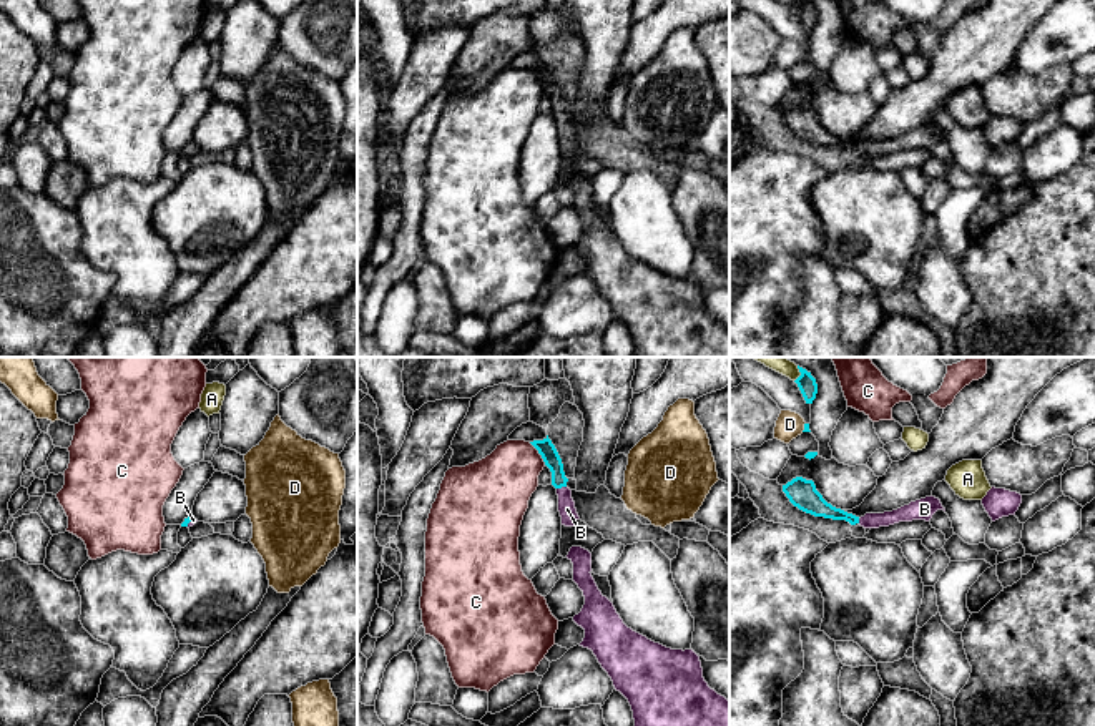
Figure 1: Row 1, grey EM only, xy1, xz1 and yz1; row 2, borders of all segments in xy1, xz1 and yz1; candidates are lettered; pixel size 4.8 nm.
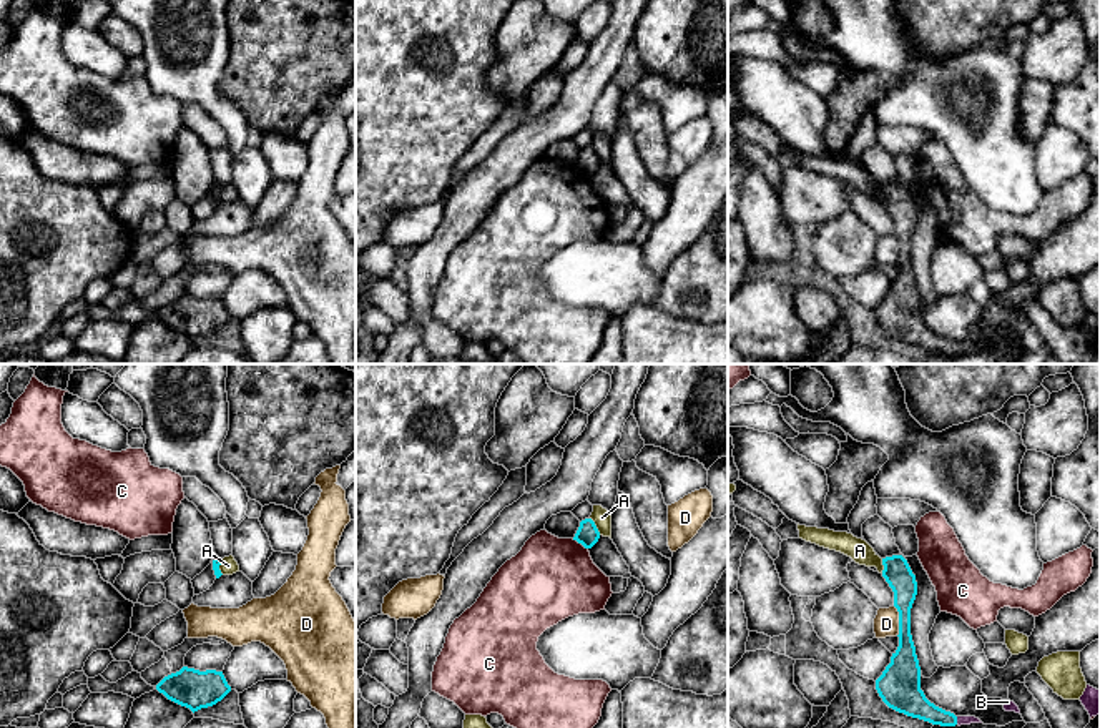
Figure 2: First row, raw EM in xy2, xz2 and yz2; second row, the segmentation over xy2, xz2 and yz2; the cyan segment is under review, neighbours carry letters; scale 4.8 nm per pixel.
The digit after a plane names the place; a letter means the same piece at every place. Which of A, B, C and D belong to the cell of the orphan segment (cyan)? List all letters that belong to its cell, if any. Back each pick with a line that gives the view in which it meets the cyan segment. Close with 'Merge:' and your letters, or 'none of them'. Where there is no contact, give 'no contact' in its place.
B: contact in xz1
Merge: B

